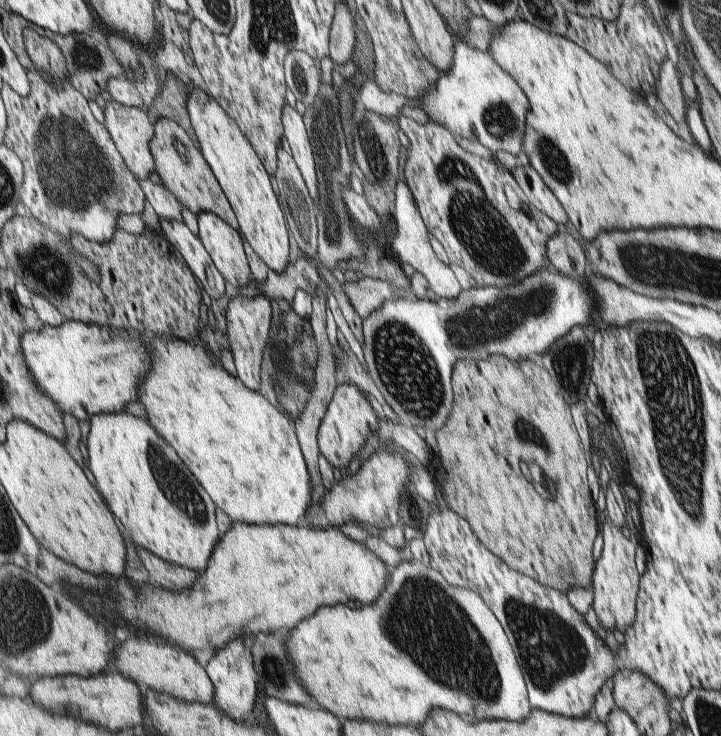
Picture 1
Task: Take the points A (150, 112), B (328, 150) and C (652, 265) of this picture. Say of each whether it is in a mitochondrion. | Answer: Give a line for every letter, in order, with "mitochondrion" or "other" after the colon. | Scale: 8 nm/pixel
A: other
B: mitochondrion
C: mitochondrion

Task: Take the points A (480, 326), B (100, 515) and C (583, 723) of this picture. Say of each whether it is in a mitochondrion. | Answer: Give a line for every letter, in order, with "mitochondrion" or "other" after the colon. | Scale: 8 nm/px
A: mitochondrion
B: other
C: other

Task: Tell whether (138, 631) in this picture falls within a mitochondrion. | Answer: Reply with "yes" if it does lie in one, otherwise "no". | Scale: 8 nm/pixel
no

